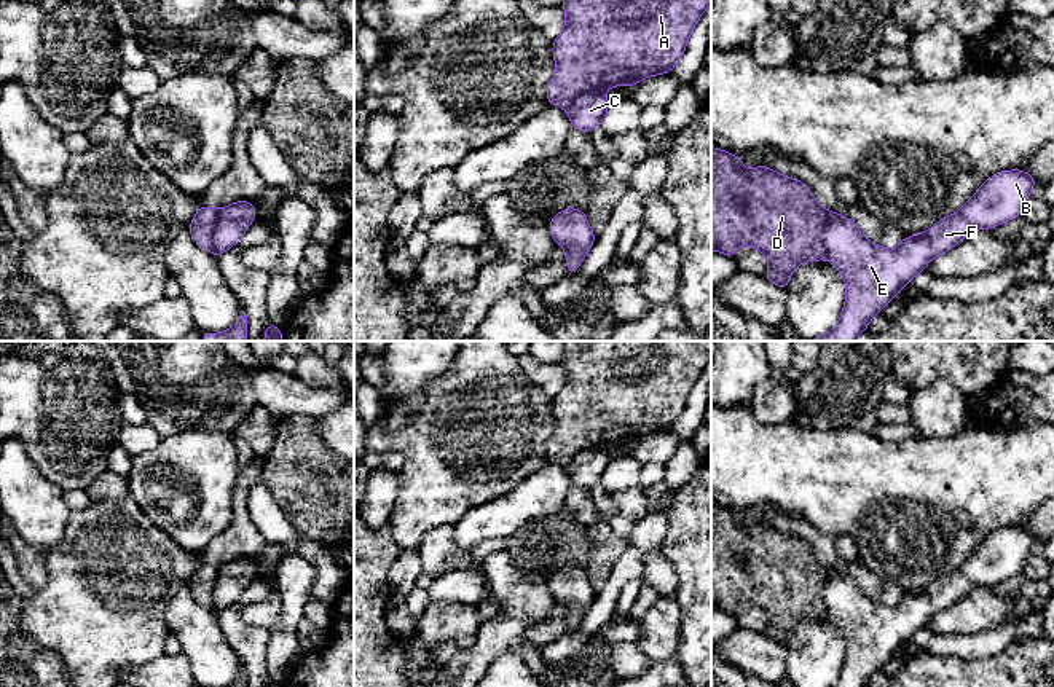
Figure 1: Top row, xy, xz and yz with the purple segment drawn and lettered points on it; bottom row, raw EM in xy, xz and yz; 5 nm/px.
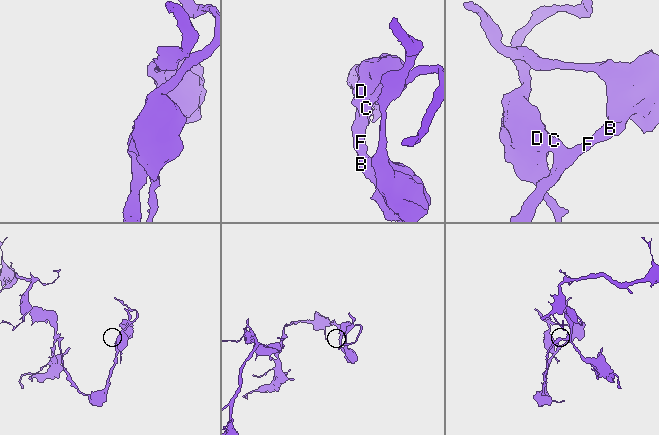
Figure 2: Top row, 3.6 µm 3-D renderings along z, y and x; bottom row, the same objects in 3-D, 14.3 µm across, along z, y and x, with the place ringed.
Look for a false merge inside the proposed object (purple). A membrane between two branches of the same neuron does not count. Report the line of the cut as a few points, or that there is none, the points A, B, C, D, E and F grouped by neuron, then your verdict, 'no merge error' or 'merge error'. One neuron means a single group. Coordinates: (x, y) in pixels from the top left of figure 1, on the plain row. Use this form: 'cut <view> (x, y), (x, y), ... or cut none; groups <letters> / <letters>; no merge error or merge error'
cut yz (828, 568), (823, 590), (825, 612); groups A D / B C E F; merge error

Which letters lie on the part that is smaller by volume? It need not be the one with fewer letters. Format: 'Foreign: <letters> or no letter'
Foreign: A, D

